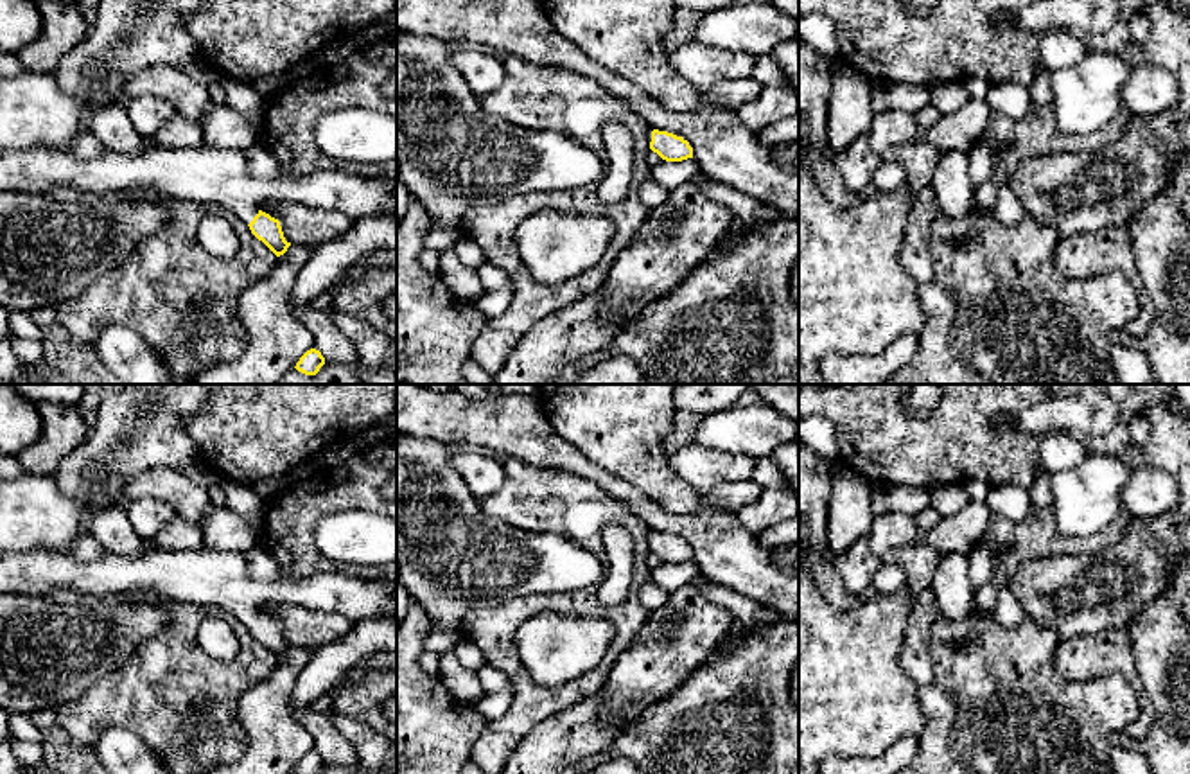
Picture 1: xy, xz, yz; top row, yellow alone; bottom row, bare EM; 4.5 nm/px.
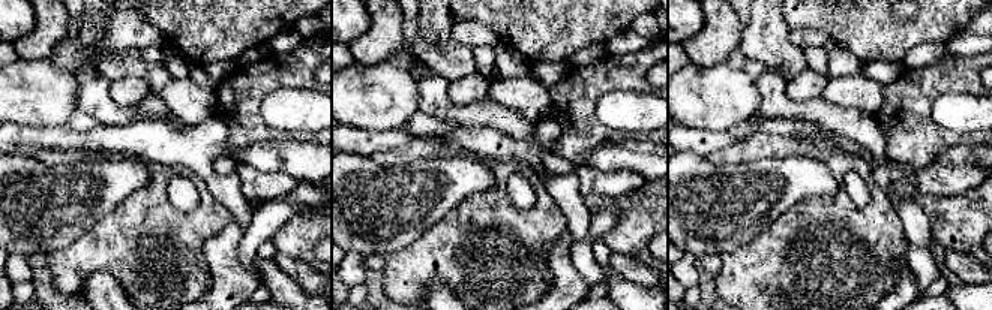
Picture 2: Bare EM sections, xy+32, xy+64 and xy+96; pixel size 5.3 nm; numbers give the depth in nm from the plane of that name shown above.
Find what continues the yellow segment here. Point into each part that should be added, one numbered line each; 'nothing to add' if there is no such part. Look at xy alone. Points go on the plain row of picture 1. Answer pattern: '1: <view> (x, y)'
1: xy (237, 584)

